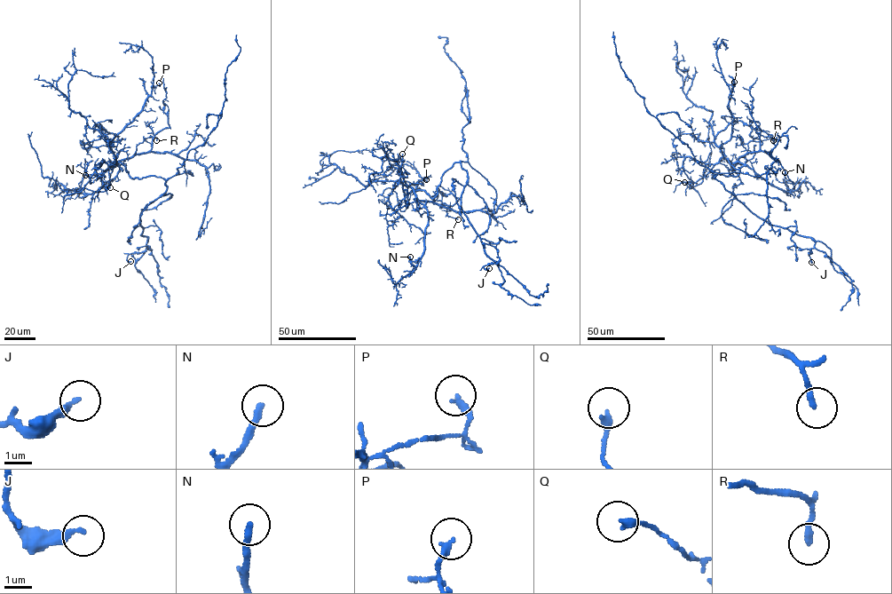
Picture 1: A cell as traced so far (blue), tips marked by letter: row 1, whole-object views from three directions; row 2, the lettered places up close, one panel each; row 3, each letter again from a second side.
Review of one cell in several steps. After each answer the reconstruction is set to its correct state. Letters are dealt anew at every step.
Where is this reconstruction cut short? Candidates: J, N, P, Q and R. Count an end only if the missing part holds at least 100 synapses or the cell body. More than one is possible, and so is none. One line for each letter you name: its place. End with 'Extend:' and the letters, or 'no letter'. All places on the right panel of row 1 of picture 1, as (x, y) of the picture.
Extend: no letter

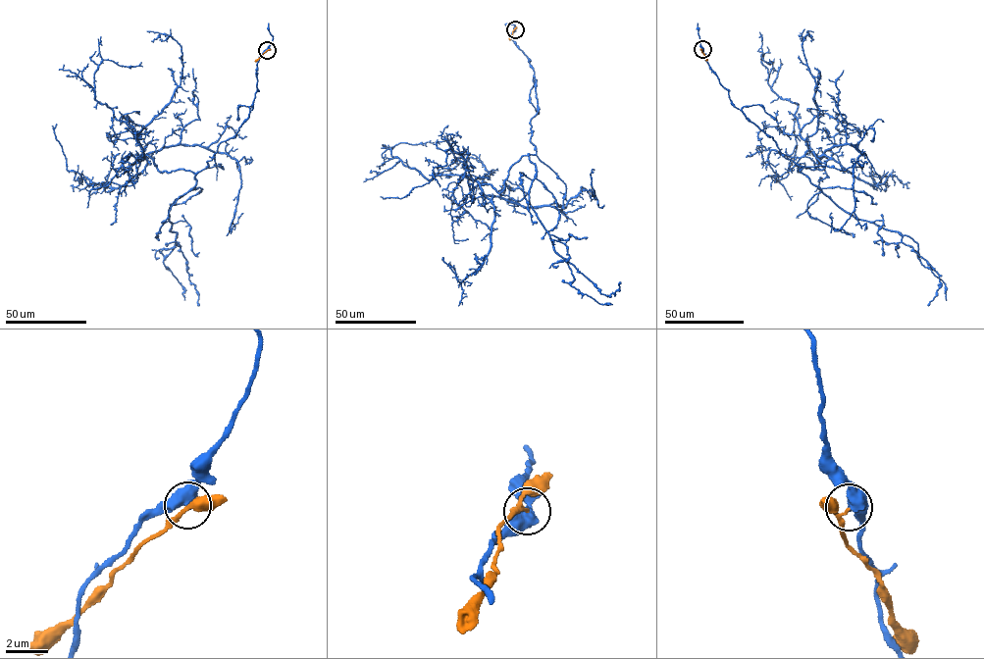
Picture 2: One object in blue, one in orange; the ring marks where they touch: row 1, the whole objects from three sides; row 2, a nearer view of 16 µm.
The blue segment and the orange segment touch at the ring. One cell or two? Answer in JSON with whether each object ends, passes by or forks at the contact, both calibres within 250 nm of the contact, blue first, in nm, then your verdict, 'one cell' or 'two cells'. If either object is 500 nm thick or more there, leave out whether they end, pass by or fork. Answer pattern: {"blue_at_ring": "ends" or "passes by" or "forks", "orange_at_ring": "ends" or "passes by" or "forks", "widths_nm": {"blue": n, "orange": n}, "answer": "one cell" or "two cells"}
{"widths_nm": {"blue": 550, "orange": 110}, "answer": "two cells"}

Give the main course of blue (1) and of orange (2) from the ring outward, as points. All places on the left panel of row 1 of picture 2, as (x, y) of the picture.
1: (267, 50), (248, 118), (207, 168), (142, 158), (226, 153), (239, 167), (232, 231), (242, 213)
2: (267, 50), (255, 61)

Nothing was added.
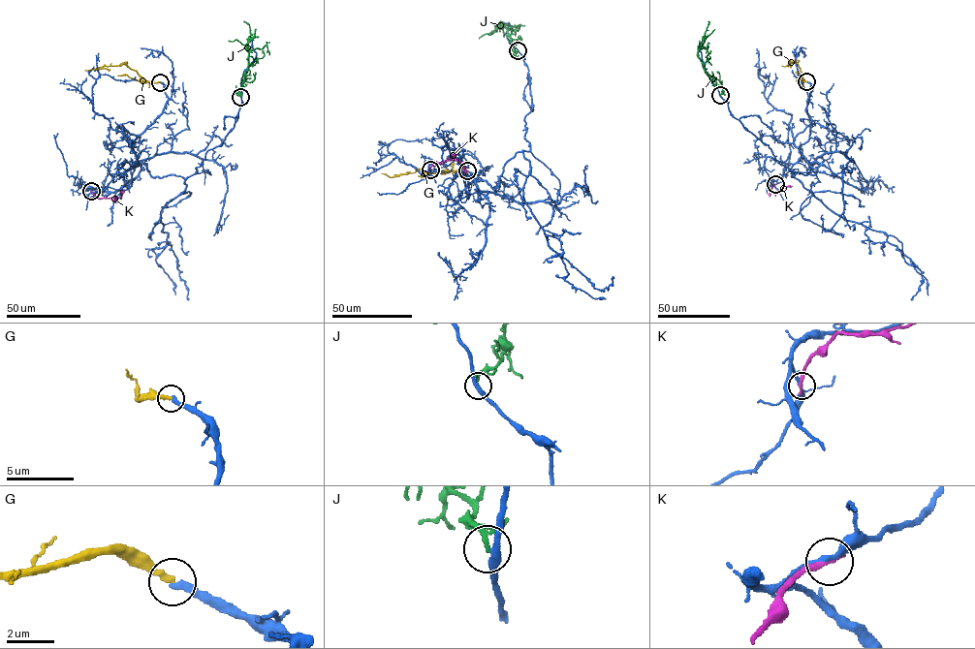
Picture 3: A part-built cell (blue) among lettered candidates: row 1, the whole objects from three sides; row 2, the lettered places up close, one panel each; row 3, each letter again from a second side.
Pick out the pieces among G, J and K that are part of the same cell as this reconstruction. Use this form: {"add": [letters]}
{"add": ["G"]}

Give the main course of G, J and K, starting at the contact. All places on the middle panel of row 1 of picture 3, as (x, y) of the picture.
G: (467, 170), (460, 169), (442, 173), (418, 169), (393, 176), (408, 173)
J: (517, 50), (515, 53), (501, 22), (495, 24), (498, 28), (494, 32), (487, 34)
K: (430, 169), (435, 163), (456, 159), (466, 173)

